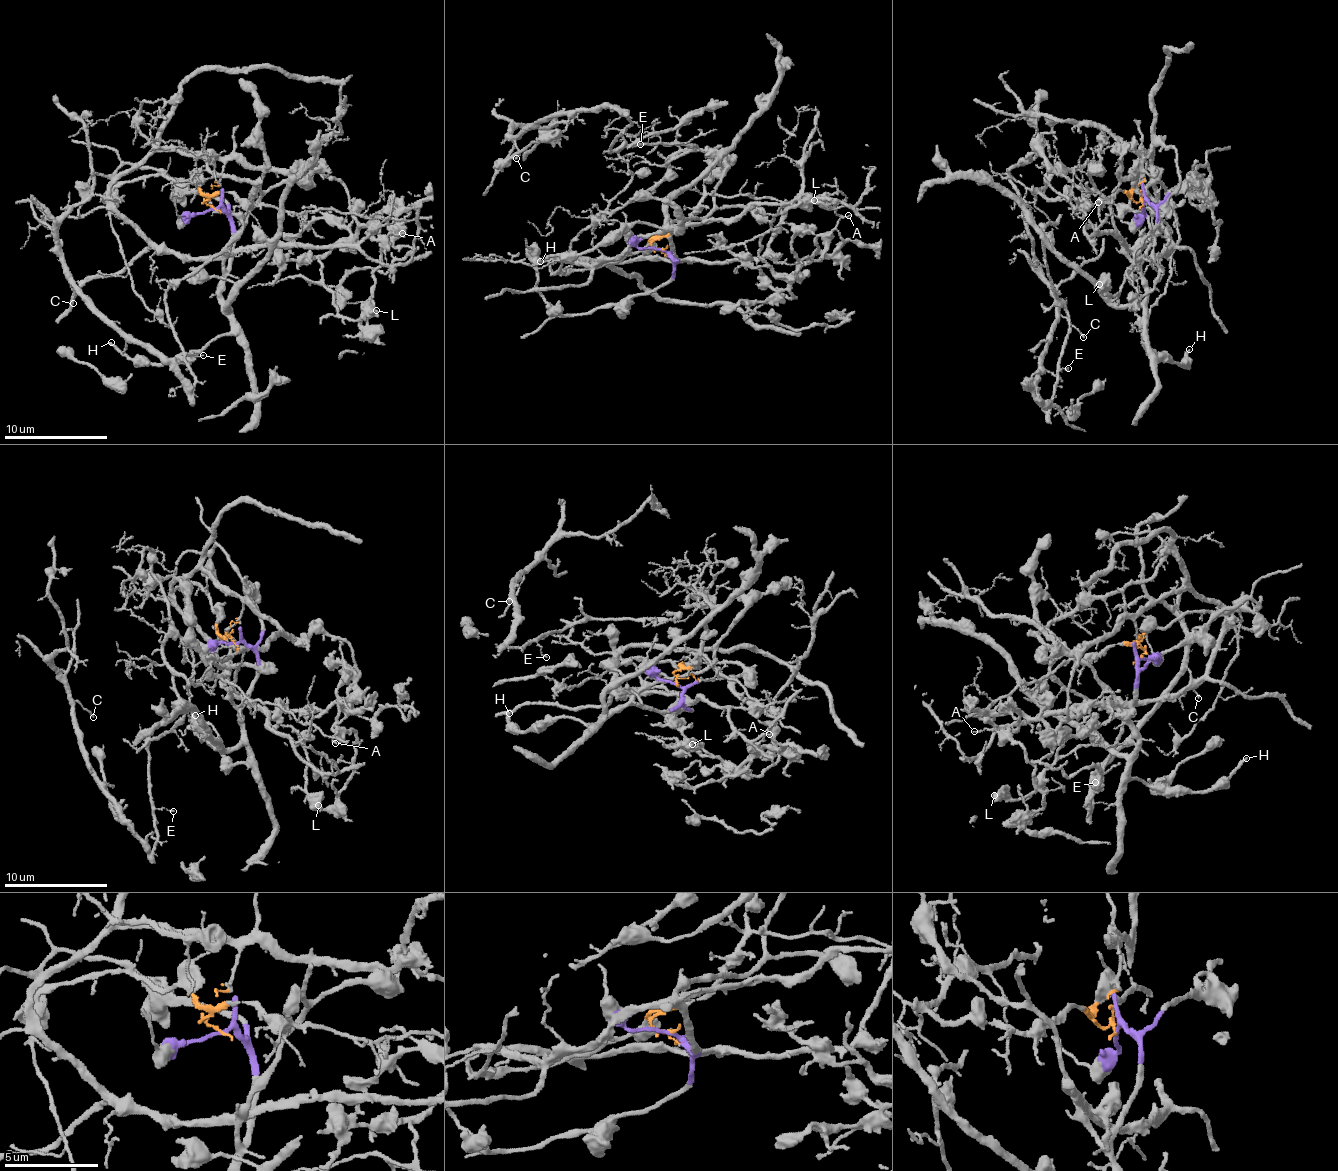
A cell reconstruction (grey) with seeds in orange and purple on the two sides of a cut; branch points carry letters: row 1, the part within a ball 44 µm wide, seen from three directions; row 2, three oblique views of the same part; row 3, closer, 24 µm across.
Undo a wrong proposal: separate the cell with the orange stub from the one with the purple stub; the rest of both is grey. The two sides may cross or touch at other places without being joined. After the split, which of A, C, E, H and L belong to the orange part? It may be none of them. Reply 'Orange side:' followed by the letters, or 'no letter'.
Orange side: A, L

